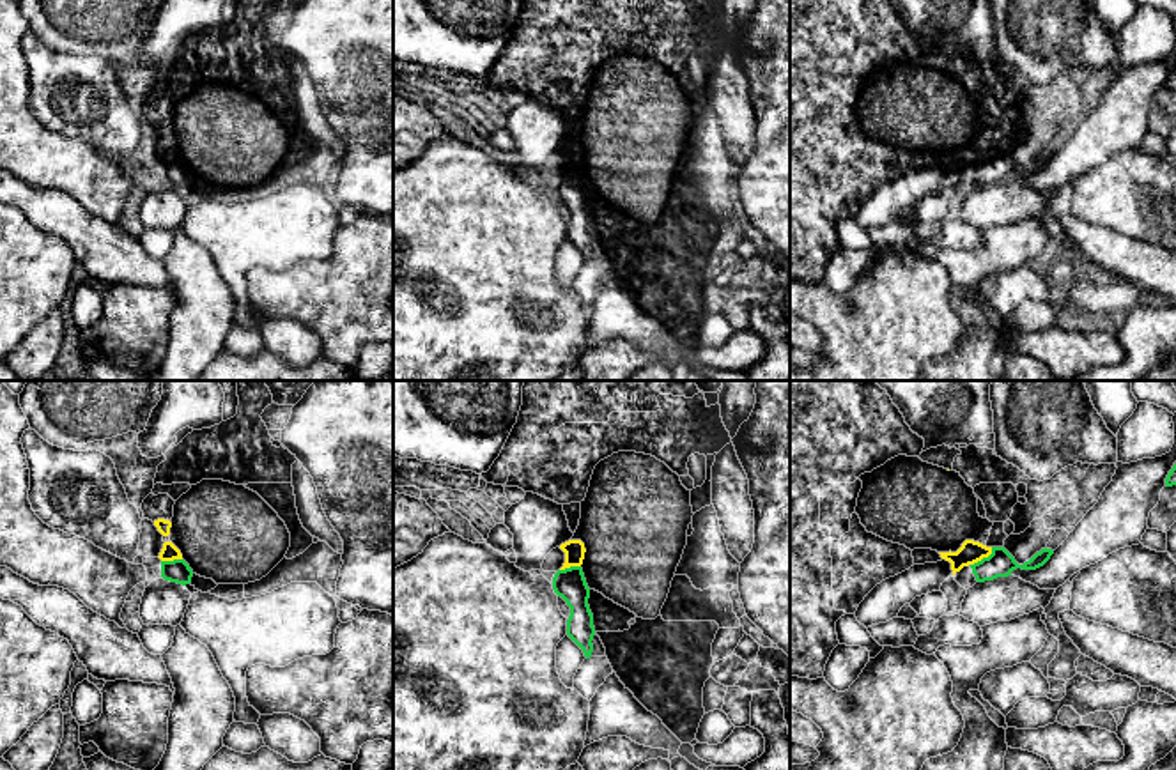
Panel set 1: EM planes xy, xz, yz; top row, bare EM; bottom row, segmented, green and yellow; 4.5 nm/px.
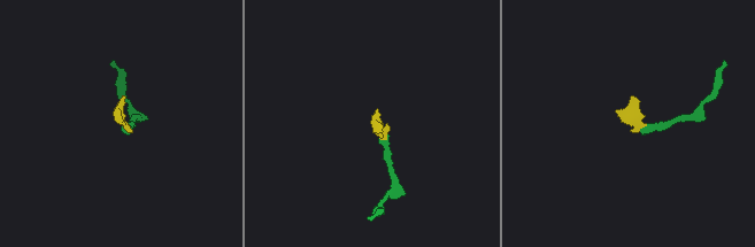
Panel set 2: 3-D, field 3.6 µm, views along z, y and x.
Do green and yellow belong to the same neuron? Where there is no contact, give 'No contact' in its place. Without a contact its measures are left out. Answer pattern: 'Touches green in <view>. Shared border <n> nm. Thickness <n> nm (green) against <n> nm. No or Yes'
Touches green in yz. Shared border 130 nm. Thickness 120 nm (green) against 100 nm. No

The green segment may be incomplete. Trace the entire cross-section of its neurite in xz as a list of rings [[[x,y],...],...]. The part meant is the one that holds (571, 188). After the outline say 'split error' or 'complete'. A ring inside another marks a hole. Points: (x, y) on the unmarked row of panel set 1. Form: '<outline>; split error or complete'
[[[570,170],[558,173],[553,181],[553,193],[570,211],[567,223],[567,239],[583,253],[590,262],[593,255],[593,218],[588,209],[590,191],[586,188],[581,170]]]; complete

